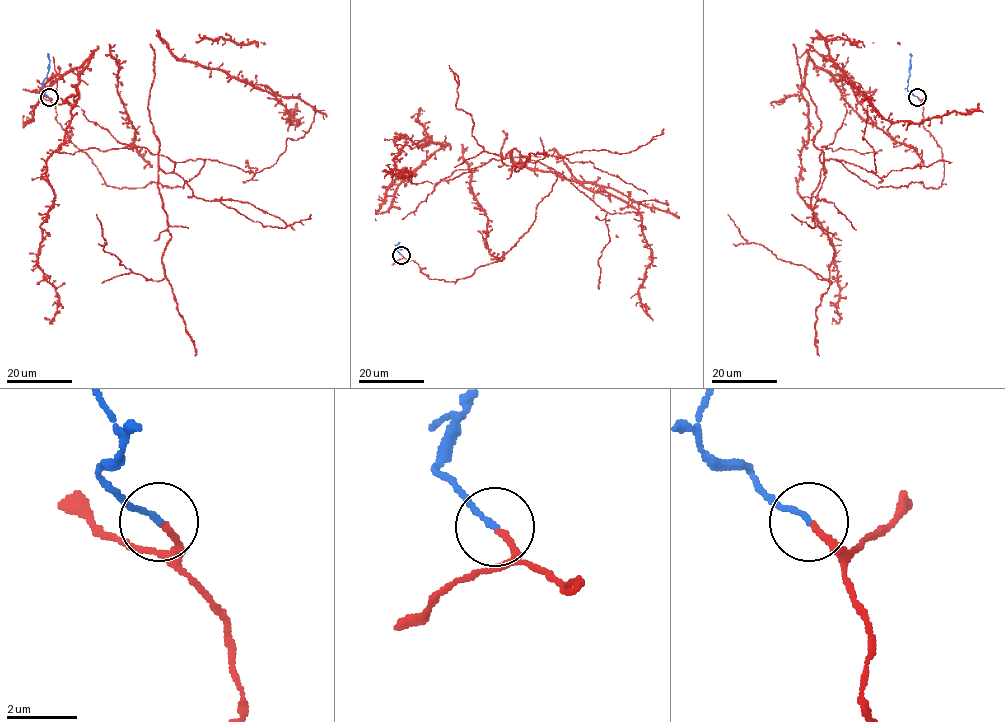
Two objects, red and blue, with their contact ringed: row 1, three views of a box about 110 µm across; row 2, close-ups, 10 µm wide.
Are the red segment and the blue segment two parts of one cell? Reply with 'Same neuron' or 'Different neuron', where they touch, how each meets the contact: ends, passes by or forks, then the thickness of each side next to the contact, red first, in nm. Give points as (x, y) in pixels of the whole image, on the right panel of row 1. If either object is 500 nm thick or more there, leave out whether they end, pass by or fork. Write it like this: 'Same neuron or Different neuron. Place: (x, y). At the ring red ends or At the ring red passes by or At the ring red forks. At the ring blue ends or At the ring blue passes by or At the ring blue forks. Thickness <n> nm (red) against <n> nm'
Same neuron. Place: (917, 97). At the ring red ends. At the ring blue ends. Thickness 180 nm (red) against 160 nm

